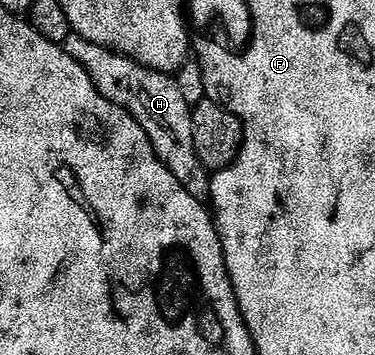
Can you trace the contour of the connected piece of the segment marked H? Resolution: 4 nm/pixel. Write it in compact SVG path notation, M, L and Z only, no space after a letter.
M75 33L62 45L62 51L63 54L74 57L75 63L82 65L86 78L94 81L102 97L126 109L140 122L154 145L156 155L166 165L166 169L178 177L182 189L186 189L186 193L195 199L211 200L212 175L196 152L193 108L182 97L177 80L171 74L151 71L149 67L119 55L116 51L94 45L94 41L86 41L86 37Z

